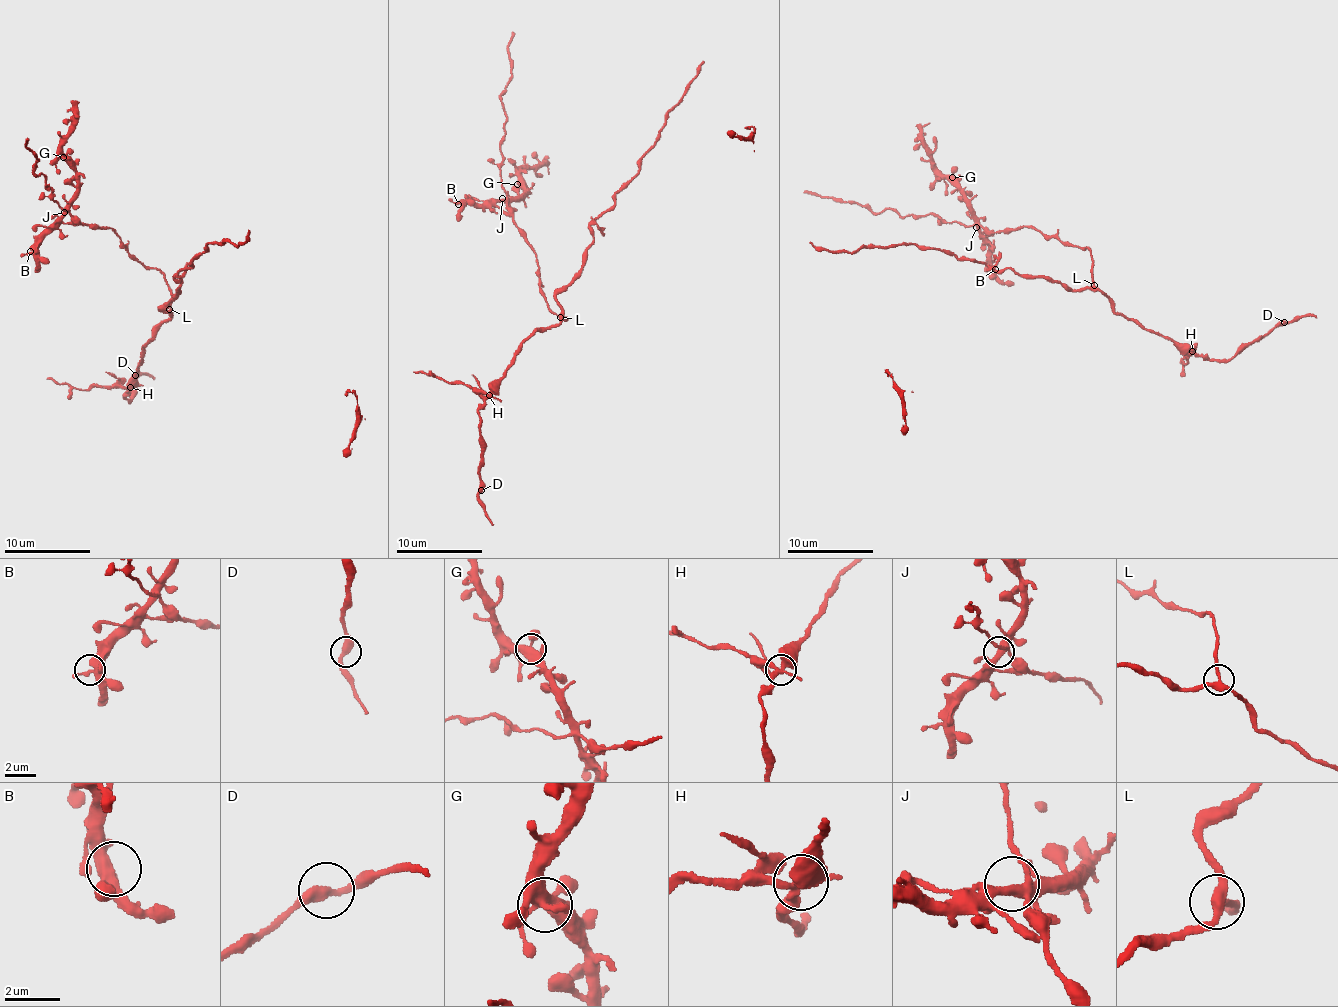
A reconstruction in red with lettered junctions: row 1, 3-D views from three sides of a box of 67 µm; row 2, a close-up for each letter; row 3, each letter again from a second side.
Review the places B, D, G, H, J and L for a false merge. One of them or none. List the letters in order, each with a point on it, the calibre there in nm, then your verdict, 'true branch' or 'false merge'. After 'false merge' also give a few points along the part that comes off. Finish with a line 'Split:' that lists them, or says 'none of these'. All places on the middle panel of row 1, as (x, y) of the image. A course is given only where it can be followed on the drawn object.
B: place (458, 204); calibre 360 nm; true branch
D: place (481, 490); calibre 360 nm; true branch
G: place (517, 184); calibre 360 nm; true branch
H: place (489, 395); calibre 340 nm; false merge; course (489, 396), (463, 384), (412, 372)
J: place (502, 198); calibre 360 nm; true branch
L: place (560, 317); calibre 280 nm; true branch
Split: H

